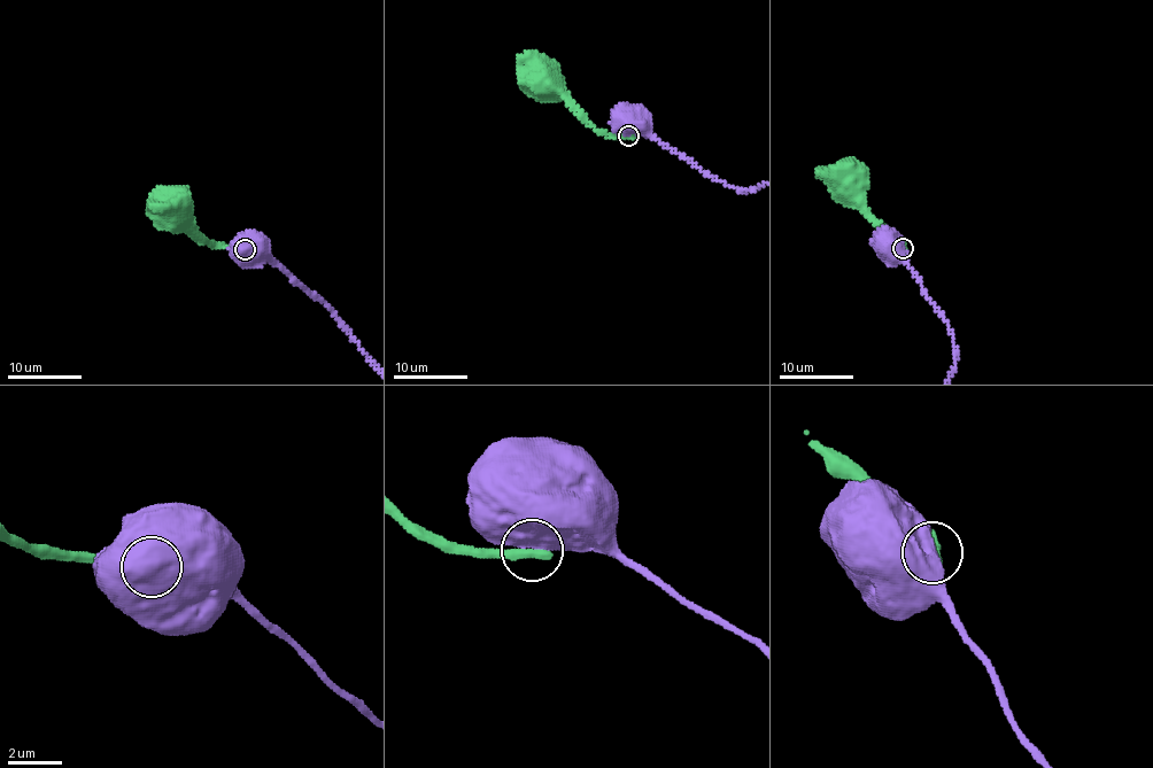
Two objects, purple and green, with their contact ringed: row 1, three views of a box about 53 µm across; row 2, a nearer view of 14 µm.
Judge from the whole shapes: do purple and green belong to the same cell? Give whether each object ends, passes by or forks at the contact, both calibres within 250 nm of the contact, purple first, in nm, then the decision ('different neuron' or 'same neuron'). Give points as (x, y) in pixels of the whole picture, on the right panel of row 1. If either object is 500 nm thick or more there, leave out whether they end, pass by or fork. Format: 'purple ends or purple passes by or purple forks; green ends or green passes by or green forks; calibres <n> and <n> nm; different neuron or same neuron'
calibres 1100 and 440 nm; different neuron

